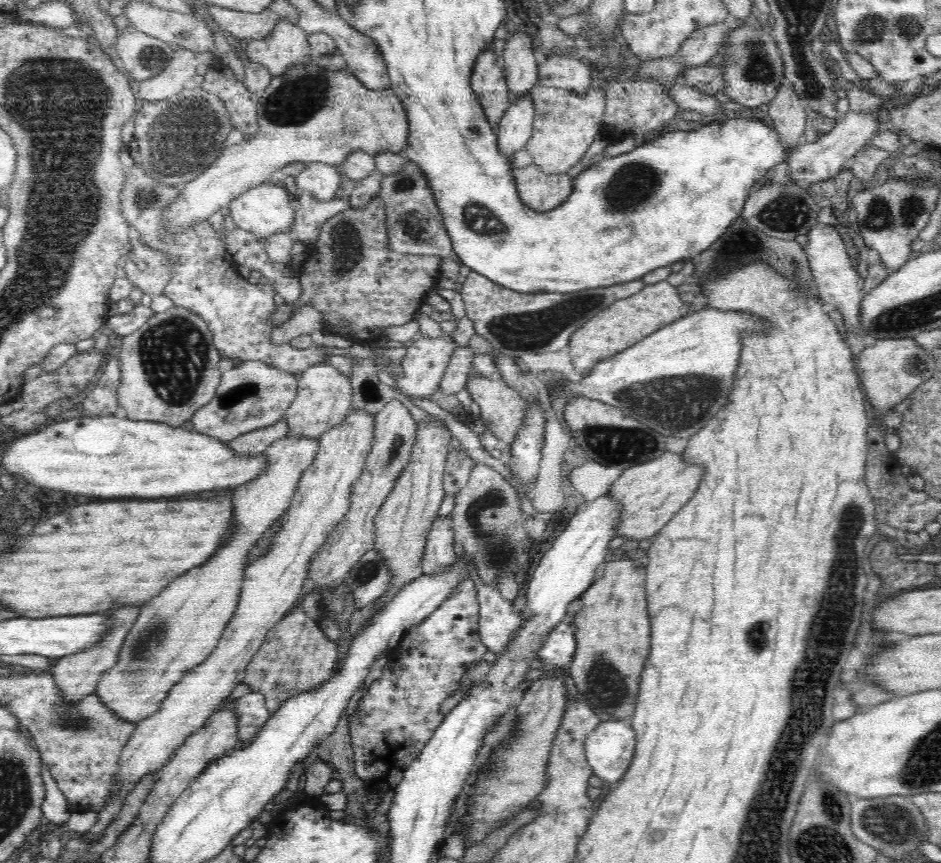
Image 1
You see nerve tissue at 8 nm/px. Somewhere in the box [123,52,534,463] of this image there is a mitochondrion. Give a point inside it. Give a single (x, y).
(182, 137)

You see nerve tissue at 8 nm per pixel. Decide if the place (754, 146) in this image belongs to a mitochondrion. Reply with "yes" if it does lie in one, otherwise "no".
no

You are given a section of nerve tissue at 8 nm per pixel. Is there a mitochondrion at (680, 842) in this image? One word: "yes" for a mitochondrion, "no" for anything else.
no

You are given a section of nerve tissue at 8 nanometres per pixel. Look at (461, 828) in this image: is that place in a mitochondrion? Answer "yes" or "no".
no

